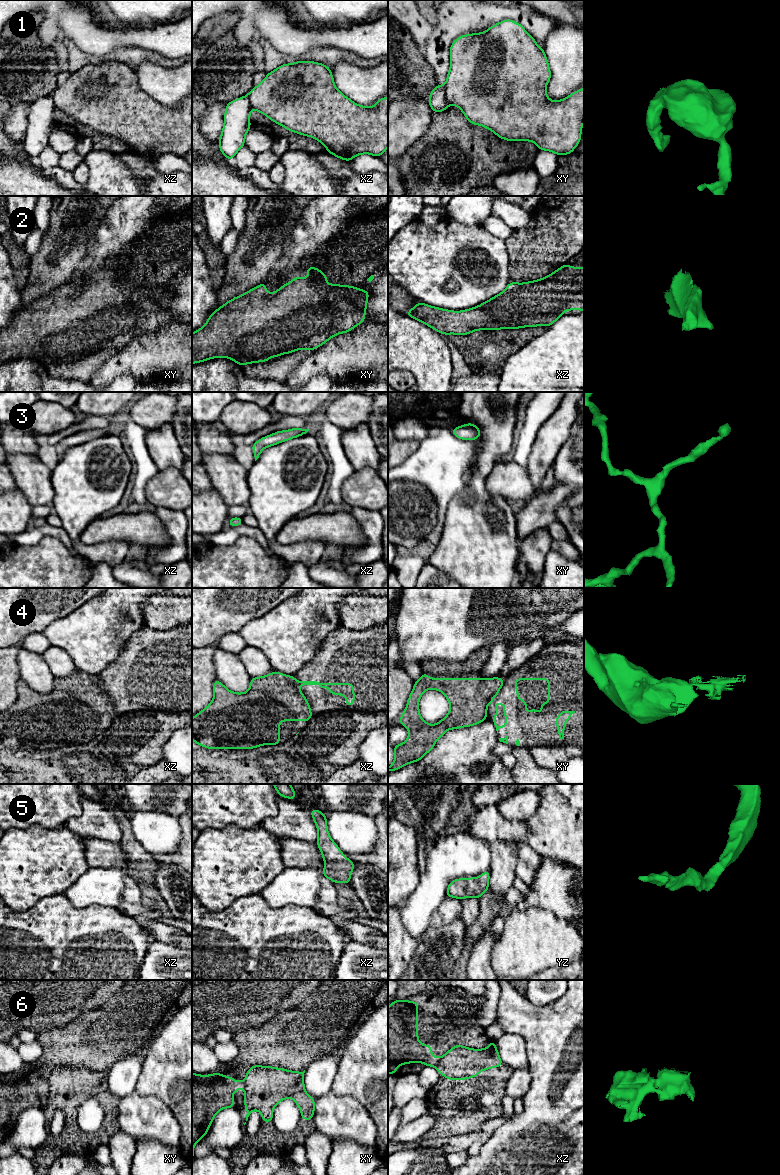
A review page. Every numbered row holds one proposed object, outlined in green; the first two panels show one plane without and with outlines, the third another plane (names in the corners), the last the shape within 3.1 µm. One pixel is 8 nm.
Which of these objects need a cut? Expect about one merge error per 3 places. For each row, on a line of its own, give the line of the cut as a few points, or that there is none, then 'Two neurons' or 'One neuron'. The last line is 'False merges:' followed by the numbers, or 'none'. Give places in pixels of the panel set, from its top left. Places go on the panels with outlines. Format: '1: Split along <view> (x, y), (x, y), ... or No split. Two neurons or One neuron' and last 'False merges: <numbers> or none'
1: No split. One neuron
2: No split. One neuron
3: No split. One neuron
4: Split along xz (296, 681), (295, 685). Two neurons
5: No split. One neuron
6: Split along xz (441, 1057), (434, 1066). Two neurons
False merges: 4, 6

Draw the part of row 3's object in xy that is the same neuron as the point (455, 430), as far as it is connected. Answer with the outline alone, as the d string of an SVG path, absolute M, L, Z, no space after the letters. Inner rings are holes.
M473 423L454 427L452 429L454 436L462 440L476 440L481 436L481 430Z

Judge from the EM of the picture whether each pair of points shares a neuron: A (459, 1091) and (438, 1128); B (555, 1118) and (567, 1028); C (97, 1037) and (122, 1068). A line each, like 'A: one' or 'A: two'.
A: one
B: one
C: two

